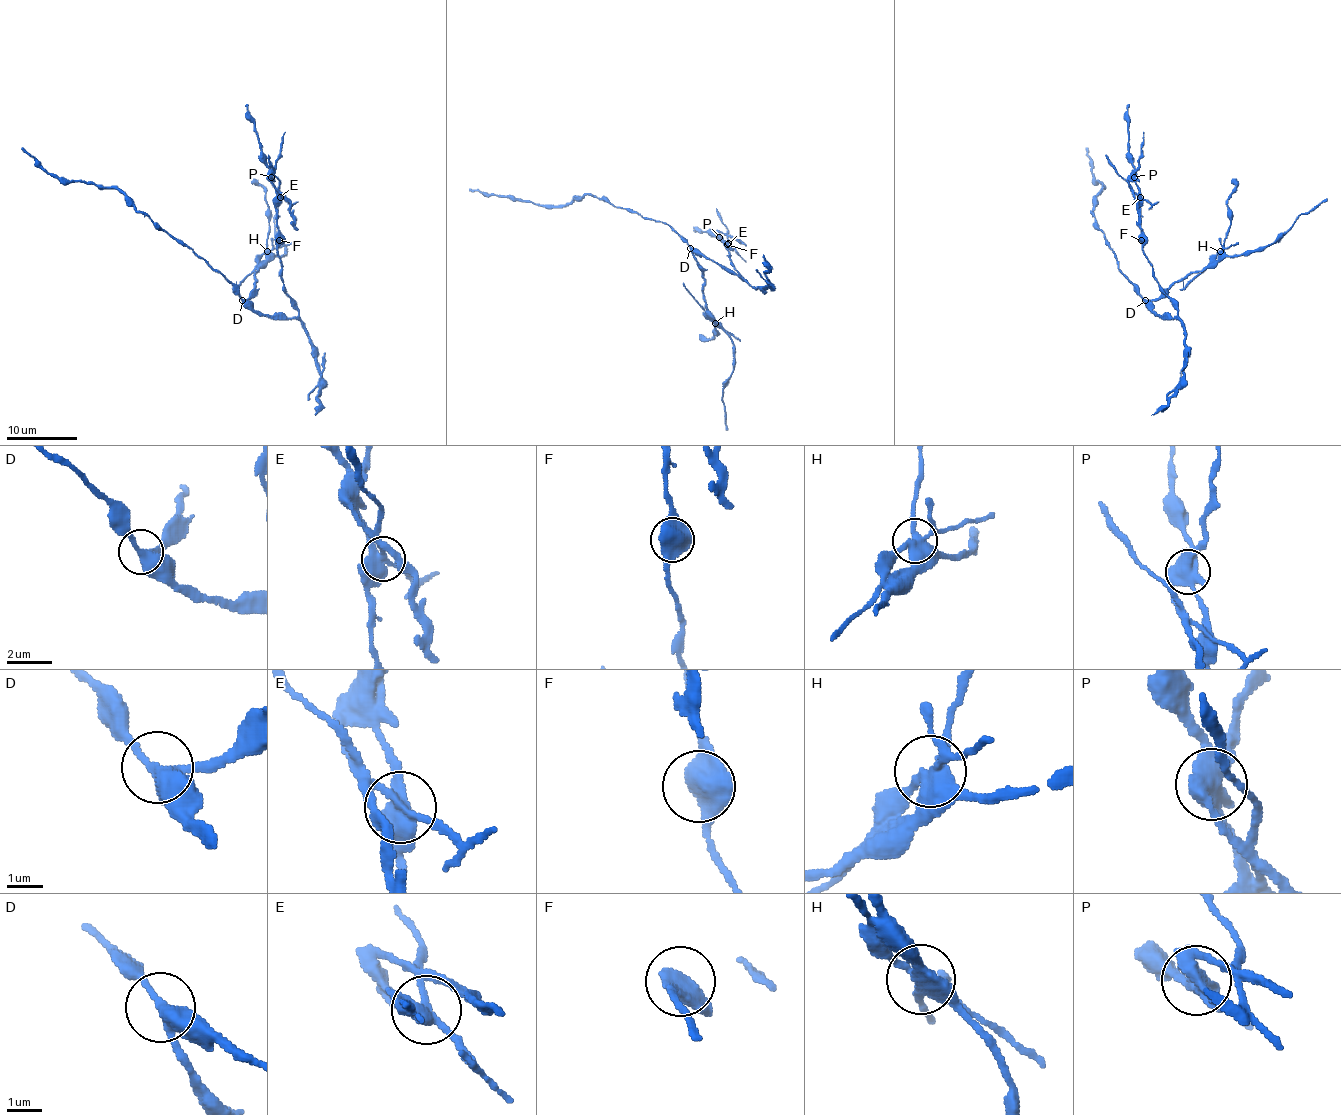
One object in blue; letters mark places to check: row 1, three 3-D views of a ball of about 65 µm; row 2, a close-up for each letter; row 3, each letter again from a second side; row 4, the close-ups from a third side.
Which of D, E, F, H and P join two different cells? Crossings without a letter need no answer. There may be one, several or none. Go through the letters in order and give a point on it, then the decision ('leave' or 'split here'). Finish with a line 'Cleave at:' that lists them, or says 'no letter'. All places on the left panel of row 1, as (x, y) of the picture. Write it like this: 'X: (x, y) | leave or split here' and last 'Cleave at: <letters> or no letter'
D: (242, 300) | leave
E: (280, 197) | split here
F: (279, 240) | leave
H: (267, 251) | split here
P: (271, 177) | split here
Cleave at: E, H, P

